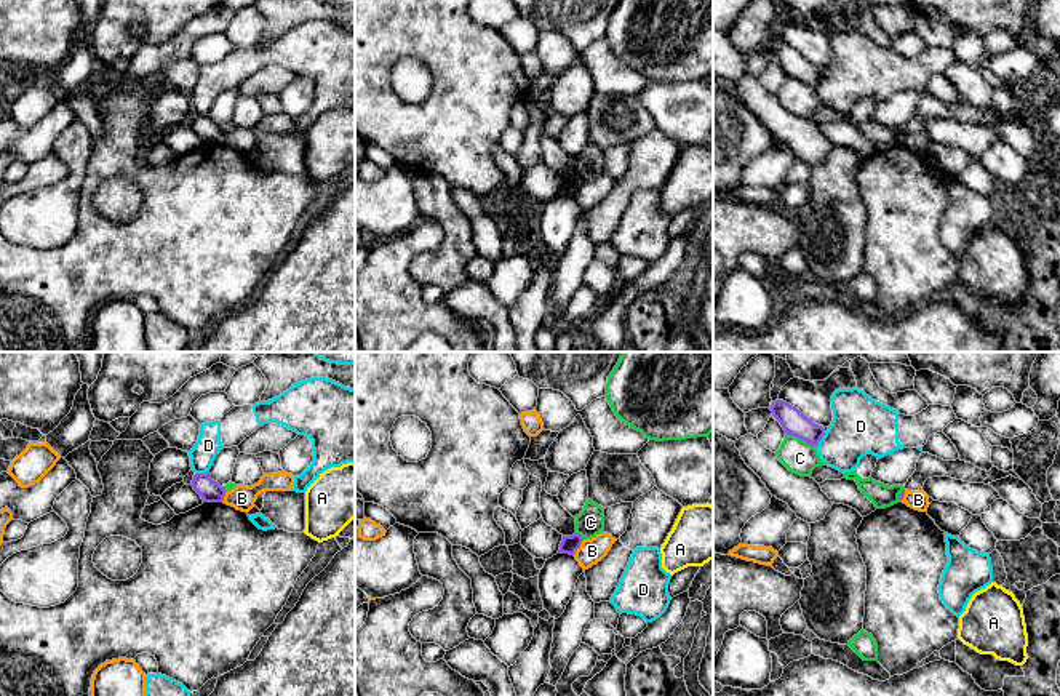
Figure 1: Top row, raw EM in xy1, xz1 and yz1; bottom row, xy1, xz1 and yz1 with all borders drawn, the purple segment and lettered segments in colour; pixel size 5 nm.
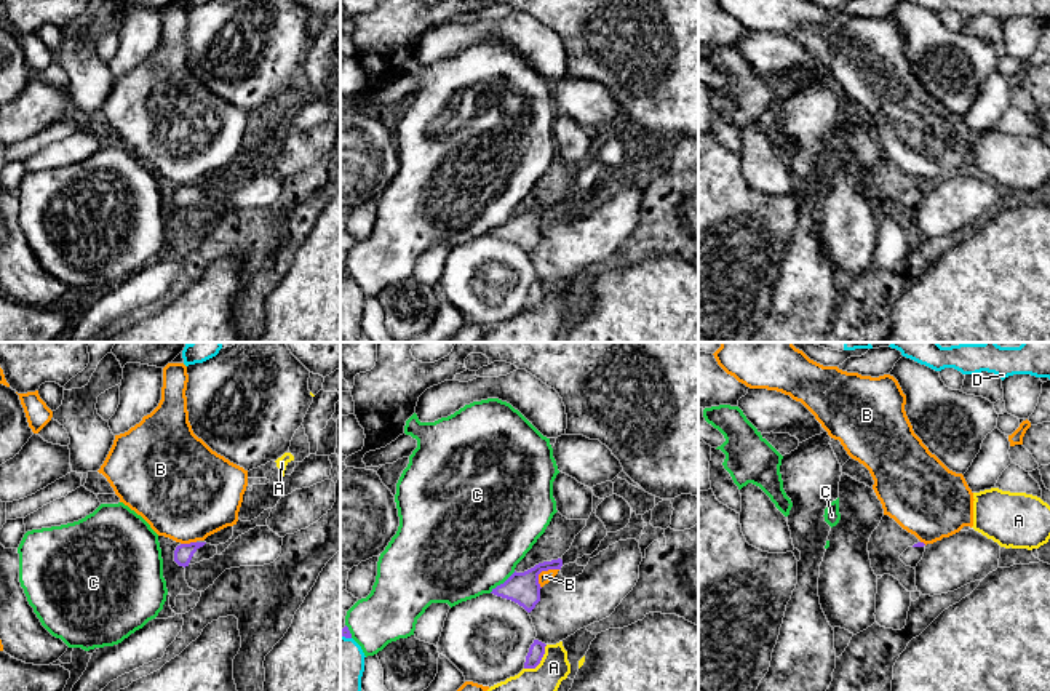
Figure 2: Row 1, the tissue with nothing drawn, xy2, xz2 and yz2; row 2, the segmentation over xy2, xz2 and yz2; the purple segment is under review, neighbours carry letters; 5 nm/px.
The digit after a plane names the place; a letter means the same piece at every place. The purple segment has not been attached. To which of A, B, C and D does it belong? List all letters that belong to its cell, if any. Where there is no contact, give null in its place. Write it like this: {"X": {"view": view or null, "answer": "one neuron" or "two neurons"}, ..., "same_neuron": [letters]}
{"A": {"view": "xz2", "answer": "two neurons"}, "B": {"view": "xz2", "answer": "two neurons"}, "C": {"view": "yz1", "answer": "two neurons"}, "D": {"view": "xy1", "answer": "two neurons"}, "same_neuron": []}

